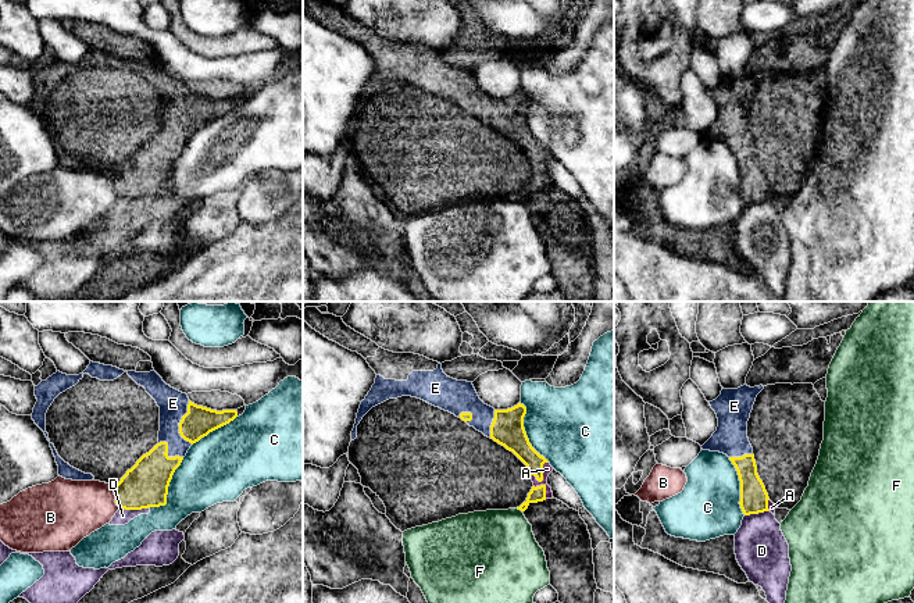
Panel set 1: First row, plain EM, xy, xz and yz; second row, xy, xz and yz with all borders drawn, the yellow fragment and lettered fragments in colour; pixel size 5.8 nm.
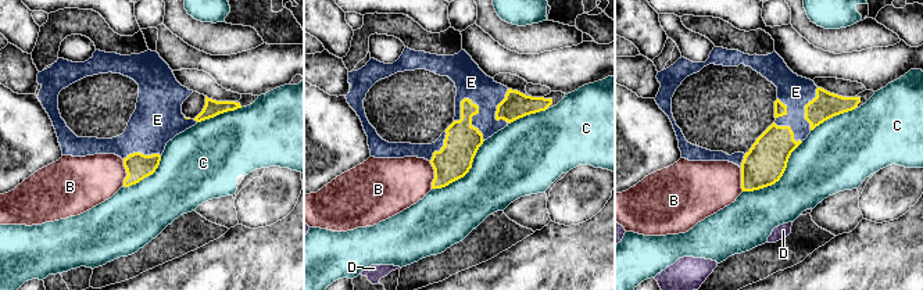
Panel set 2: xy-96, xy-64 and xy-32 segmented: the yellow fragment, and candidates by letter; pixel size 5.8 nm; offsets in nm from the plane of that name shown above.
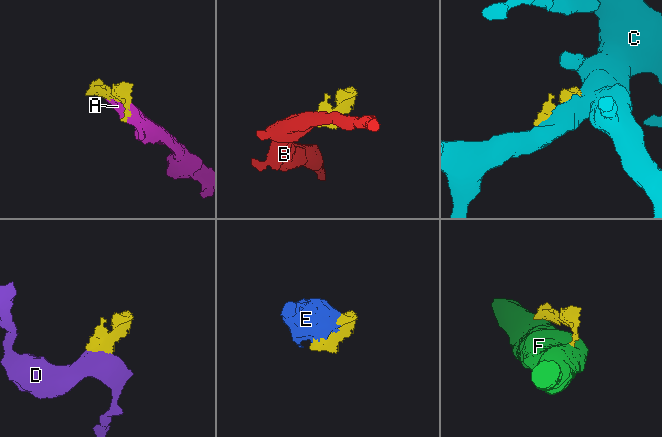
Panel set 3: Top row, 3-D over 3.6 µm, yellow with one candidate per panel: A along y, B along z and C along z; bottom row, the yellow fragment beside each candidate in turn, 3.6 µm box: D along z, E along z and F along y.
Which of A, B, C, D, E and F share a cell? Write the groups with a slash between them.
A E / B / C / D / F

